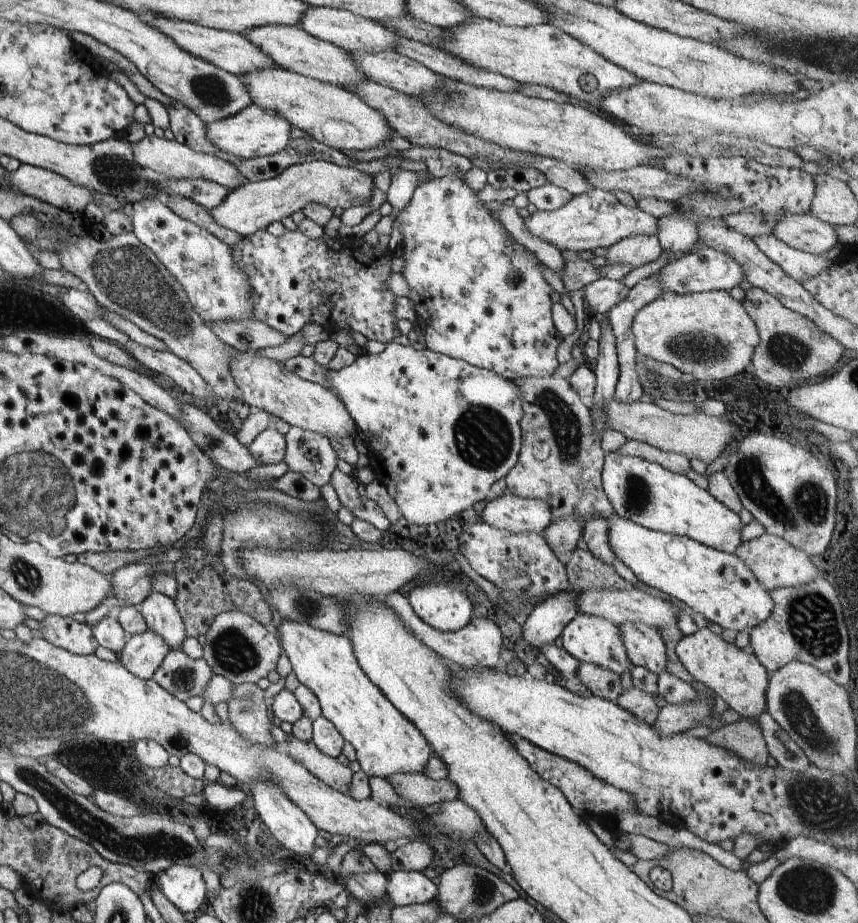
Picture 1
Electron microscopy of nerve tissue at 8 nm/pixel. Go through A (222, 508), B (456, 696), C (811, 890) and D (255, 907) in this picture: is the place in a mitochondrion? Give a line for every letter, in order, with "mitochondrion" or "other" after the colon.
A: other
B: other
C: mitochondrion
D: mitochondrion

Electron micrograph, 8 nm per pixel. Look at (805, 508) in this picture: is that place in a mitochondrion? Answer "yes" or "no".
yes

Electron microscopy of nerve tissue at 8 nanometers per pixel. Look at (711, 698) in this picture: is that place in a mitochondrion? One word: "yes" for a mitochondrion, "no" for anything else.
no

